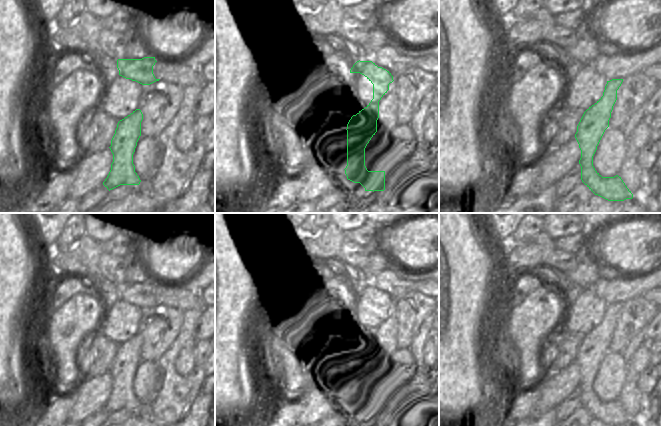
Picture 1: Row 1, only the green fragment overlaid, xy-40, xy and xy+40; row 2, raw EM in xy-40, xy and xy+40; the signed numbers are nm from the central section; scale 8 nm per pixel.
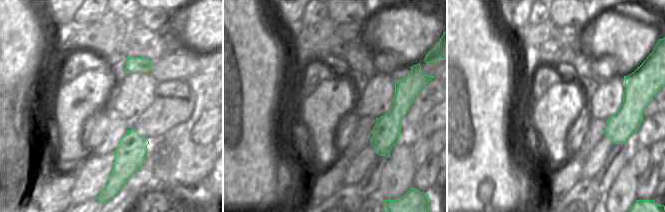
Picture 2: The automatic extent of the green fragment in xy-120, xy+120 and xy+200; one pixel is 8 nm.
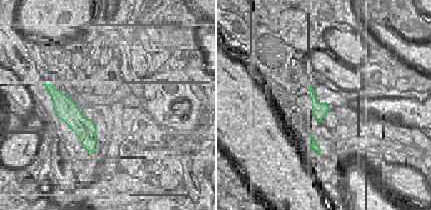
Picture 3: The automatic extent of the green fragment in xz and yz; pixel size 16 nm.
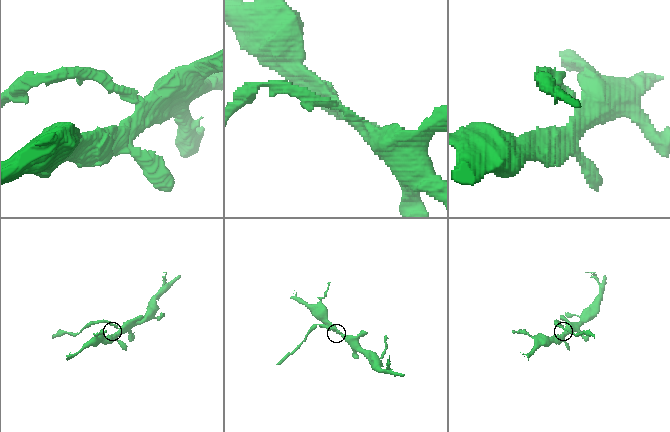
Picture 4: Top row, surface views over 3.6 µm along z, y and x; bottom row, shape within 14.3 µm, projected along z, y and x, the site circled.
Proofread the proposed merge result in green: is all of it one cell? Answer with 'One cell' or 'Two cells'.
Two cells.

